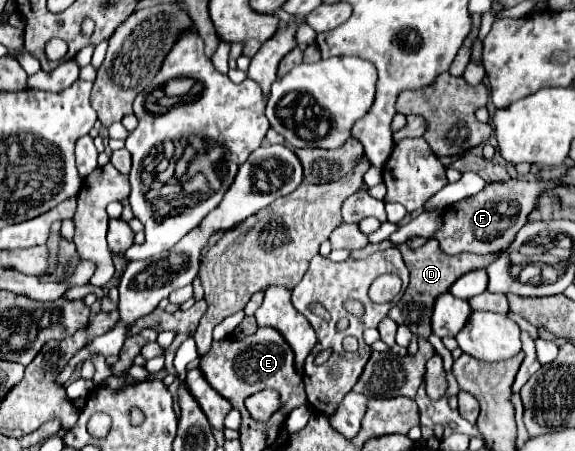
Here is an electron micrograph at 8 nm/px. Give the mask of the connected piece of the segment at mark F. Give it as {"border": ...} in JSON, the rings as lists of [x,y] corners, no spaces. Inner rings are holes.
{"border":[[[509,179],[505,183],[489,183],[481,193],[459,201],[457,205],[445,211],[445,225],[435,235],[439,239],[441,249],[449,255],[469,251],[469,253],[497,253],[505,249],[517,235],[517,231],[525,225],[525,217],[529,209],[533,209],[533,201],[537,193],[545,187],[545,181],[531,179]]]}

